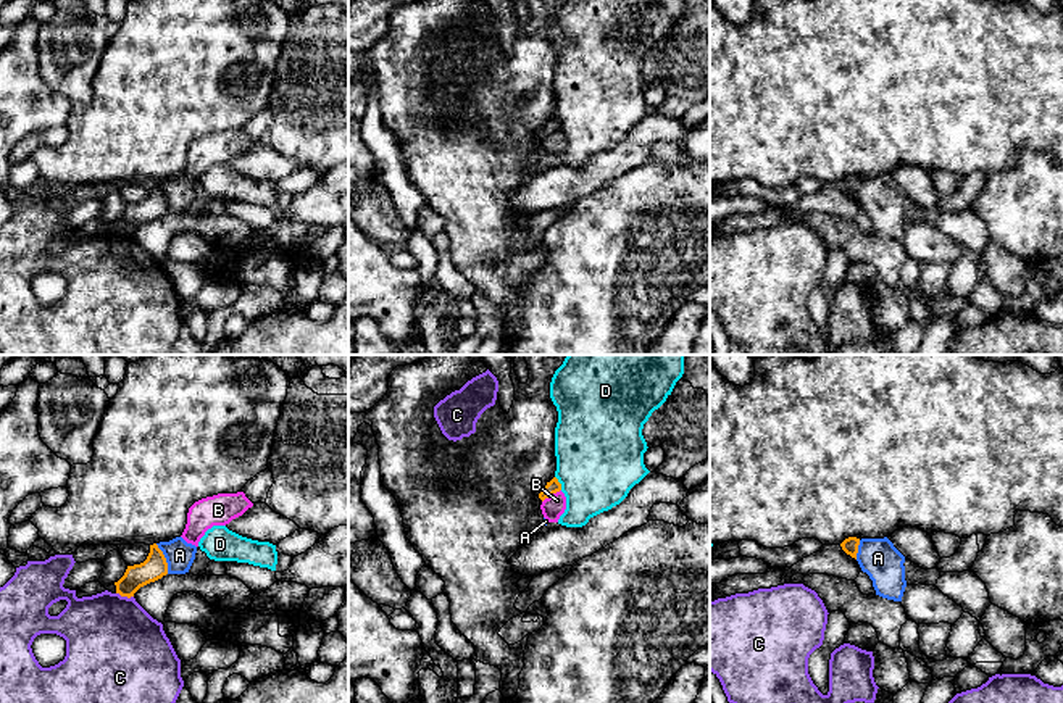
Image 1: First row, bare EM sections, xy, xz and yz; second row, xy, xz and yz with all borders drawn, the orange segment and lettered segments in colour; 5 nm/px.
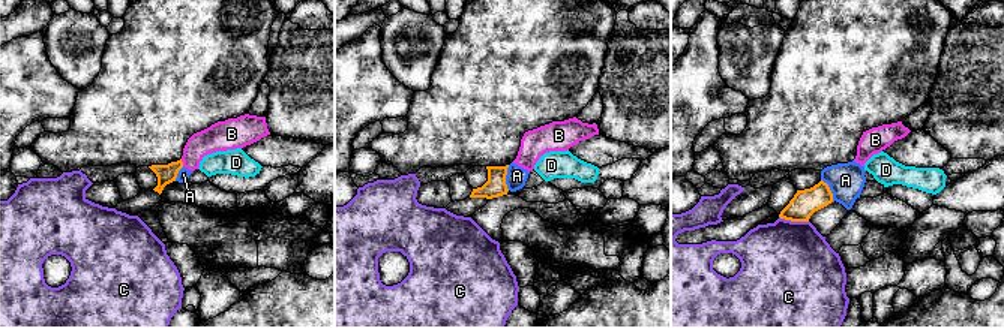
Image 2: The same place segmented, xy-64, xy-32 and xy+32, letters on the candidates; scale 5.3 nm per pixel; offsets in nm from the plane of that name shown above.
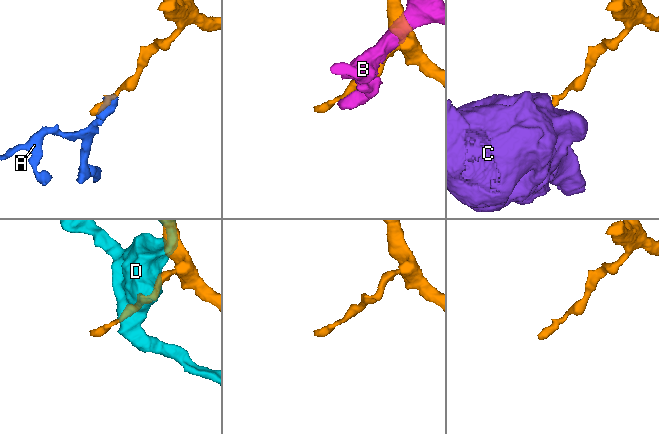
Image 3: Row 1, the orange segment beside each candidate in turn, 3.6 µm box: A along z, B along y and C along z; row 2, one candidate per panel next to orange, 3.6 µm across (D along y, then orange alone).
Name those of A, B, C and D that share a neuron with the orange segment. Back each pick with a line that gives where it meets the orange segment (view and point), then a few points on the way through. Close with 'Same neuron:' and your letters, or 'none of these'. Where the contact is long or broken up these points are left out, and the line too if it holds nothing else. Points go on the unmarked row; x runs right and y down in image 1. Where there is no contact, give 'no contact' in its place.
Same neuron: none of these

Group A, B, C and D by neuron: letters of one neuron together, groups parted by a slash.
A B / C / D

